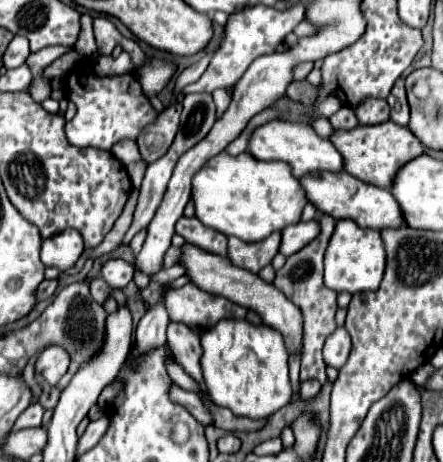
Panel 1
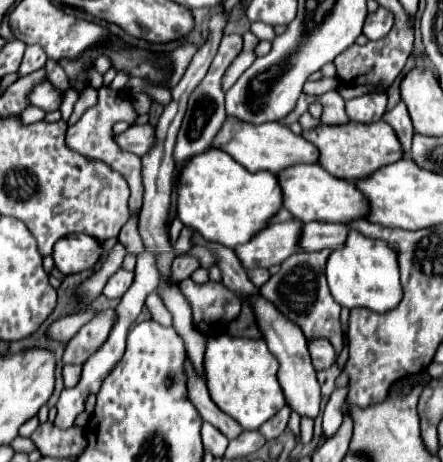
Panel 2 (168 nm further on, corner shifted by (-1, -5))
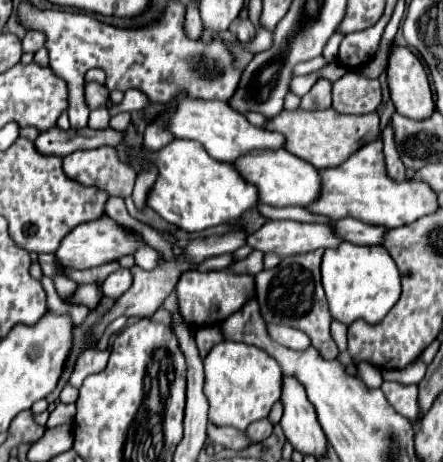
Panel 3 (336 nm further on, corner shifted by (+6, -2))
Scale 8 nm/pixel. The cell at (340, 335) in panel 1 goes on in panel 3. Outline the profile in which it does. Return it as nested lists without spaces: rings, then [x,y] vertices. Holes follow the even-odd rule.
[[[269,325],[269,335],[277,343],[281,343],[281,345],[285,345],[289,349],[295,349],[295,351],[305,351],[305,347],[311,347],[311,339],[303,331],[297,331],[293,327]]]

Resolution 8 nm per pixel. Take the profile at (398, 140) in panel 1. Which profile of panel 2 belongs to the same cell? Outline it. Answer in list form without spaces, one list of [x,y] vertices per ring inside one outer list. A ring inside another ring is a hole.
[[[384,120],[372,122],[372,124],[360,124],[360,122],[346,122],[346,124],[338,124],[338,126],[318,124],[312,130],[304,130],[302,138],[312,142],[320,150],[318,164],[324,170],[328,170],[332,176],[348,180],[348,182],[364,178],[364,176],[372,174],[374,170],[378,170],[380,166],[392,164],[404,156],[392,126],[388,126]]]

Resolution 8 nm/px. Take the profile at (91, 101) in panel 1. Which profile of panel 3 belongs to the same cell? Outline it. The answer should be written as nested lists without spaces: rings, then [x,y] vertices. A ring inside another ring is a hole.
[[[107,145],[69,153],[63,159],[63,169],[71,179],[83,185],[97,185],[109,195],[129,197],[133,191],[135,171]]]

